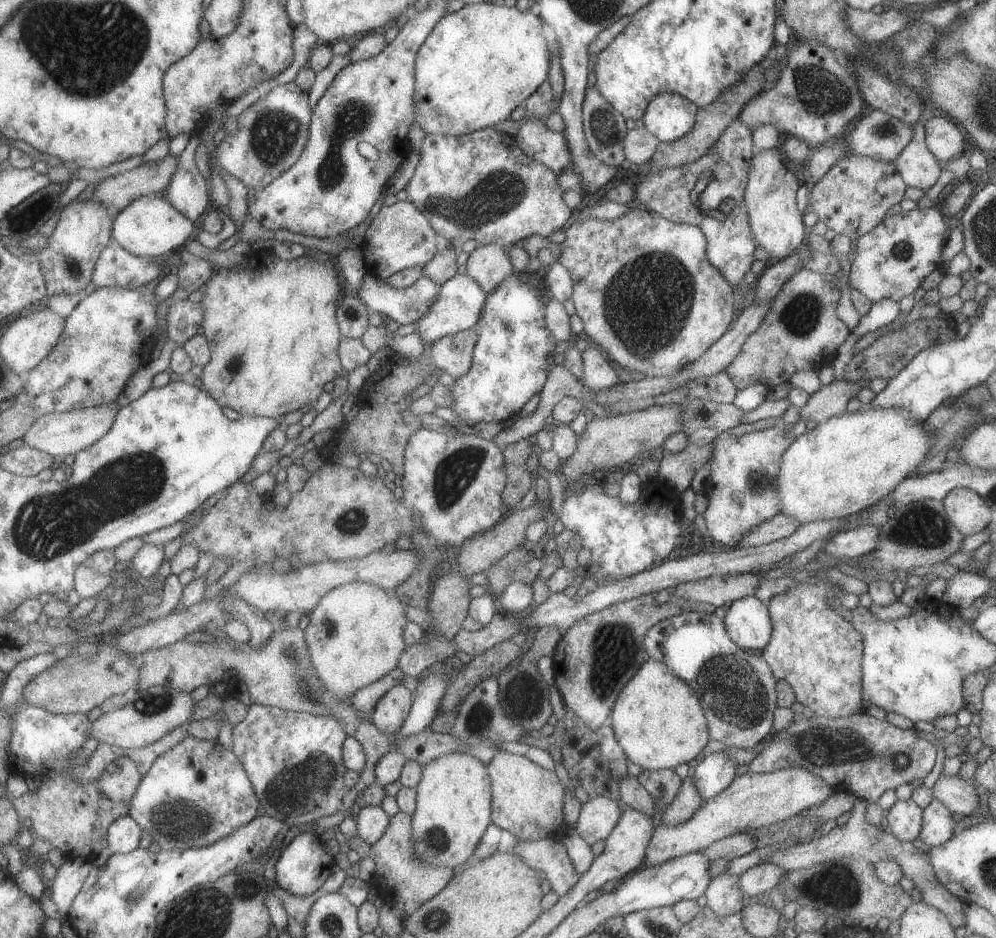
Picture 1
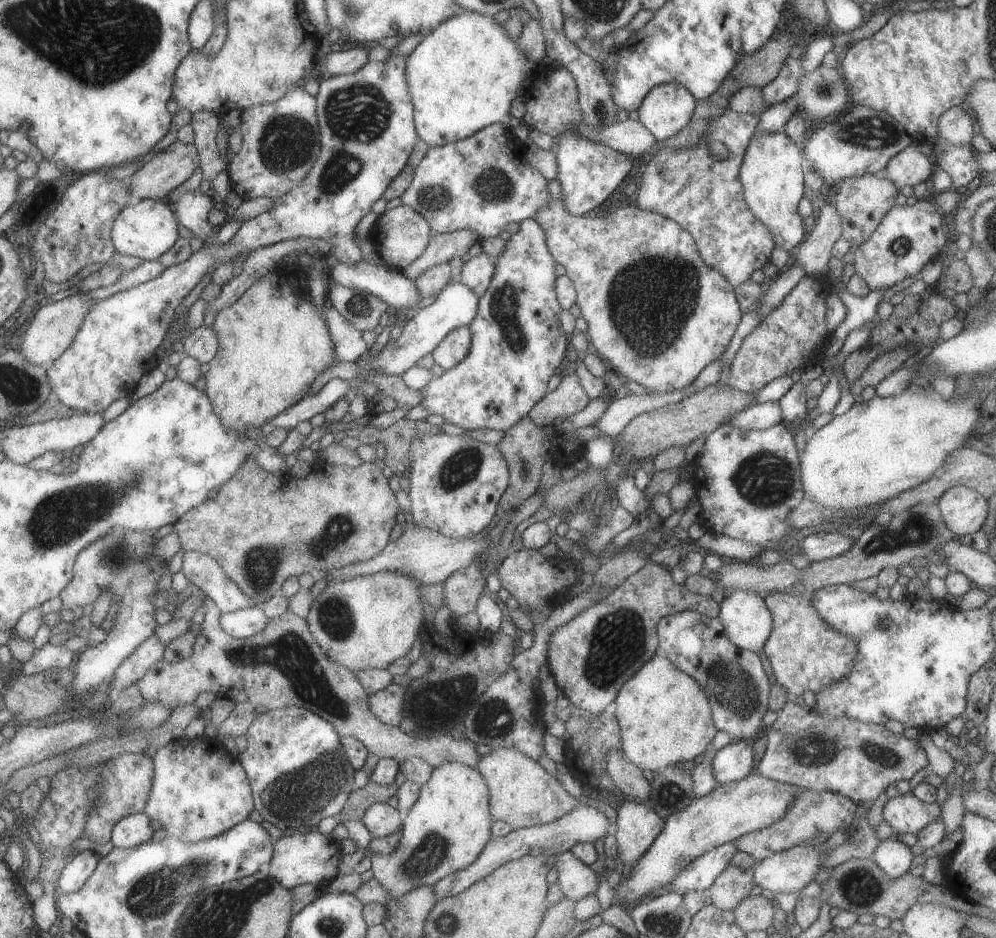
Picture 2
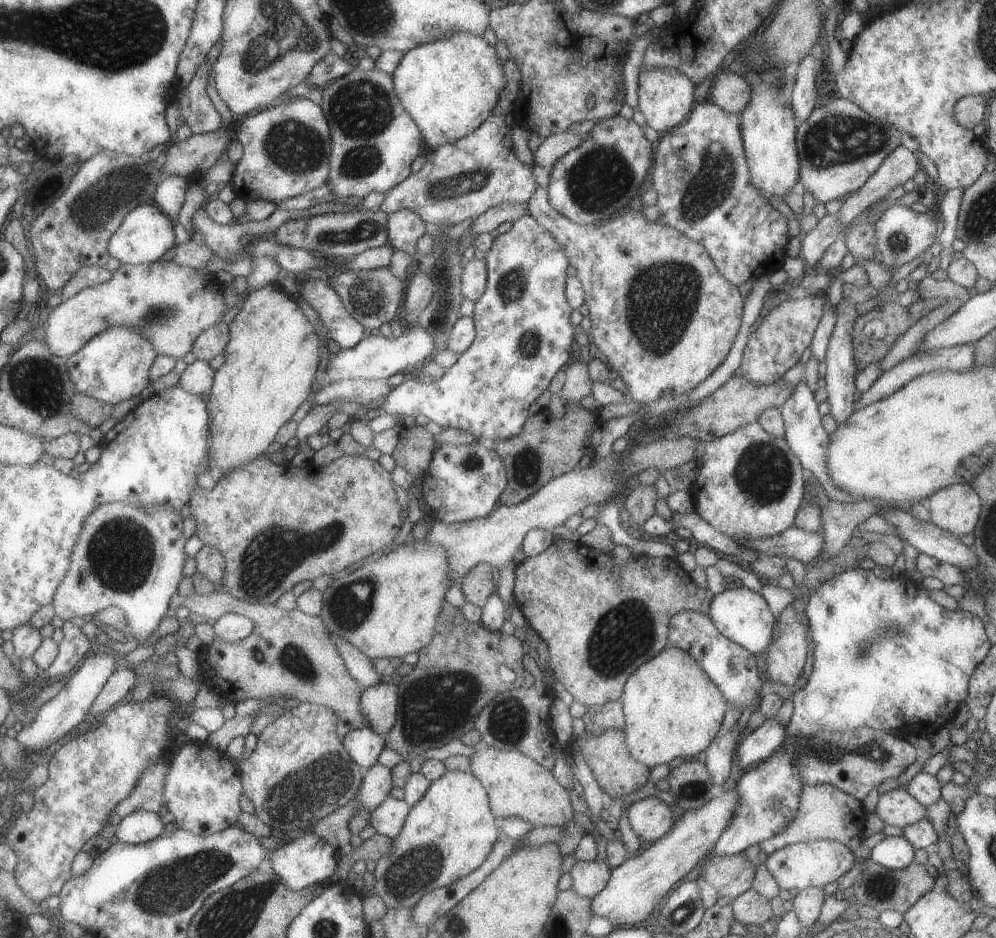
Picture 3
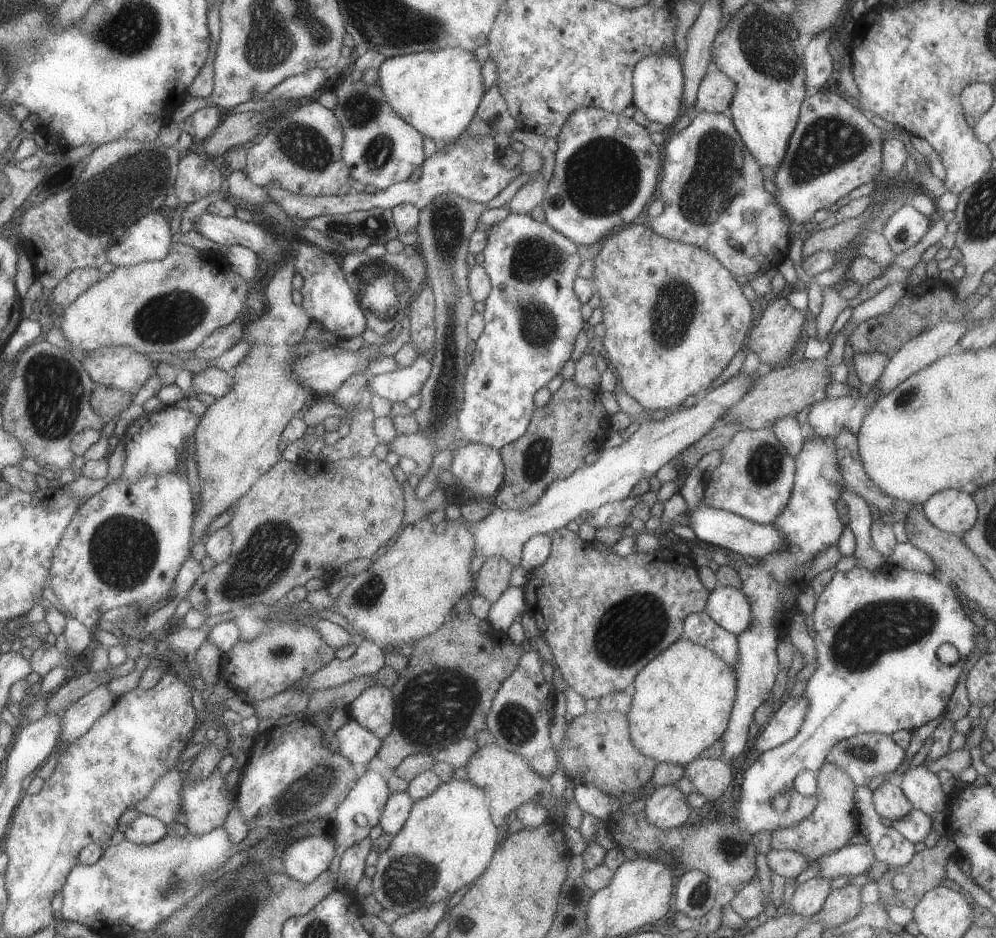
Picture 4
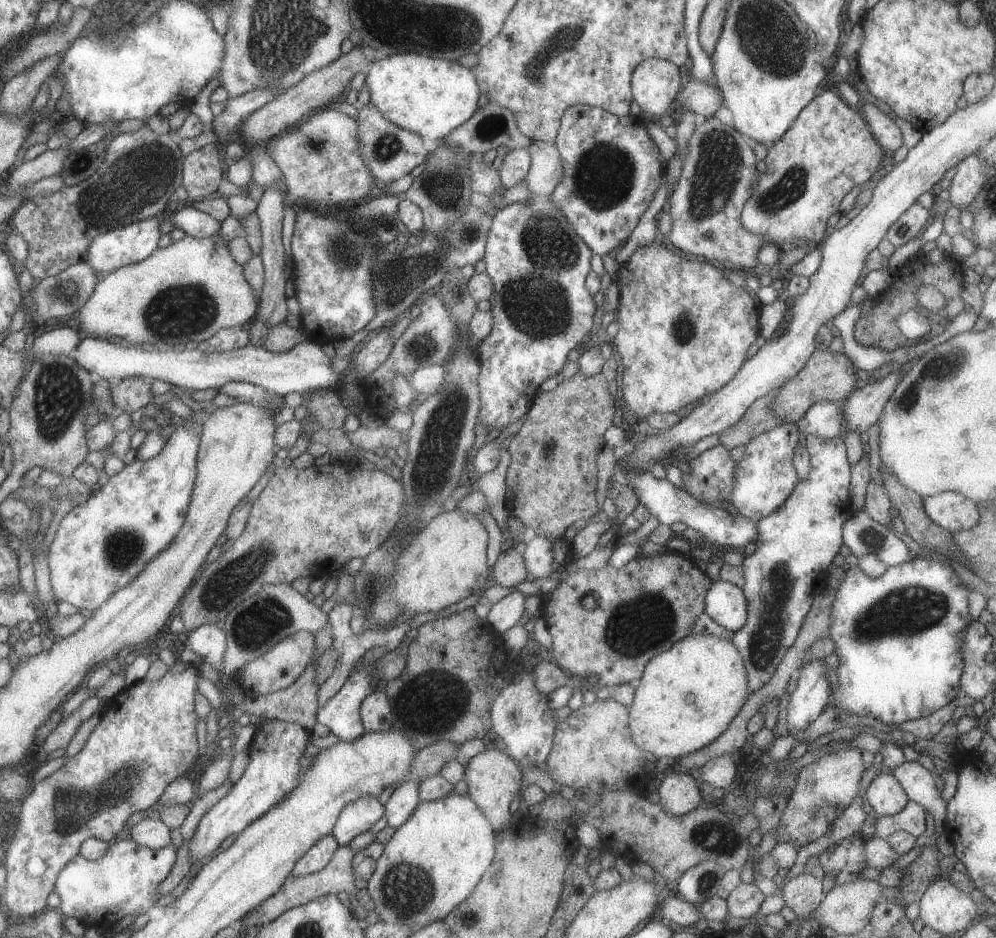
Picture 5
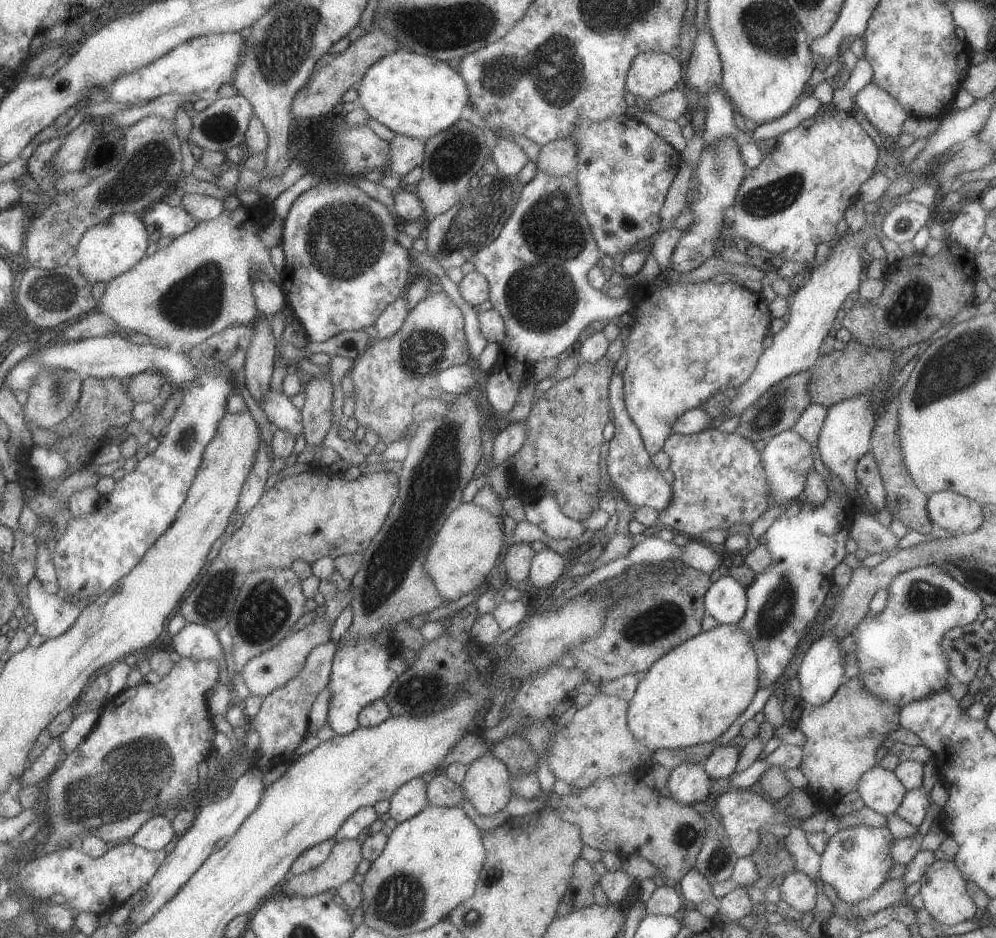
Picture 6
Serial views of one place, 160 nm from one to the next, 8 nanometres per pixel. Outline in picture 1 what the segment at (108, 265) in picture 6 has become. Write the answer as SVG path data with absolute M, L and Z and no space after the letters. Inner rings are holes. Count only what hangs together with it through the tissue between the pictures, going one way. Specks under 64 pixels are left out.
M162 194L146 195L133 200L112 220L112 238L120 248L139 257L155 257L179 251L192 234L193 221L177 212Z

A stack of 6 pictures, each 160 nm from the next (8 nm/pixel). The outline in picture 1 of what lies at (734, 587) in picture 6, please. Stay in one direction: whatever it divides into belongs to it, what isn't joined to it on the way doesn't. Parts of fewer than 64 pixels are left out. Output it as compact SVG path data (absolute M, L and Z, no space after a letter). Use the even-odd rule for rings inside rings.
M753 595L728 604L722 622L728 638L747 652L761 653L769 644L772 625L766 603Z

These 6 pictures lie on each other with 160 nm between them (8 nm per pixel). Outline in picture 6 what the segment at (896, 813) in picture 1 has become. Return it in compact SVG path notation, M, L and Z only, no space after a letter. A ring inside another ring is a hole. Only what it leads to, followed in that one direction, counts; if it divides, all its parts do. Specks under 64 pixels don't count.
M879 766L859 777L856 790L866 807L883 816L896 812L906 791L893 771Z

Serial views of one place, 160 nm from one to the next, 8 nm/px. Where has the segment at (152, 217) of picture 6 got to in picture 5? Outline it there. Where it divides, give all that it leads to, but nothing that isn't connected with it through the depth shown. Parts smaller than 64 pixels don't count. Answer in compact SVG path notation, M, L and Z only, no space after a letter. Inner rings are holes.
M191 205L179 206L169 215L168 219L175 228L181 228L185 235L198 239L217 233L220 226L220 222L217 222L211 215L201 212Z

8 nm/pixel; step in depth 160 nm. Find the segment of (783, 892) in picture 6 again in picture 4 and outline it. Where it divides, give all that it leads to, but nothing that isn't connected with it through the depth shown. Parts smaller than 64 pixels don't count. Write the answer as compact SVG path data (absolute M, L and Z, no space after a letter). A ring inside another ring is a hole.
M809 878L803 884L796 885L793 896L787 904L788 911L809 918L821 910L830 892L830 881L825 878Z

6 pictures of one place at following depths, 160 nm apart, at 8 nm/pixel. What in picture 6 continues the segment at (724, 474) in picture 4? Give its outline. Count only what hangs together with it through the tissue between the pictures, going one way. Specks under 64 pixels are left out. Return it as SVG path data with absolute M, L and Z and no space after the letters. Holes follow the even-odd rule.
M787 429L772 436L760 452L762 467L765 471L766 483L770 492L768 501L770 507L786 500L795 500L801 496L807 475L813 468L811 447L804 438L801 438L793 429Z

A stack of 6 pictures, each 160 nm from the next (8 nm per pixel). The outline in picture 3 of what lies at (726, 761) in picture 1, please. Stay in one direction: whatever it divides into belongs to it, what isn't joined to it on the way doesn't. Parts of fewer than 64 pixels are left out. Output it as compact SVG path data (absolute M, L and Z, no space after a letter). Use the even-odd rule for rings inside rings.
M775 717L766 718L763 723L754 730L745 730L736 746L738 766L743 770L753 767L769 755L773 754L786 738L786 726L783 726Z

